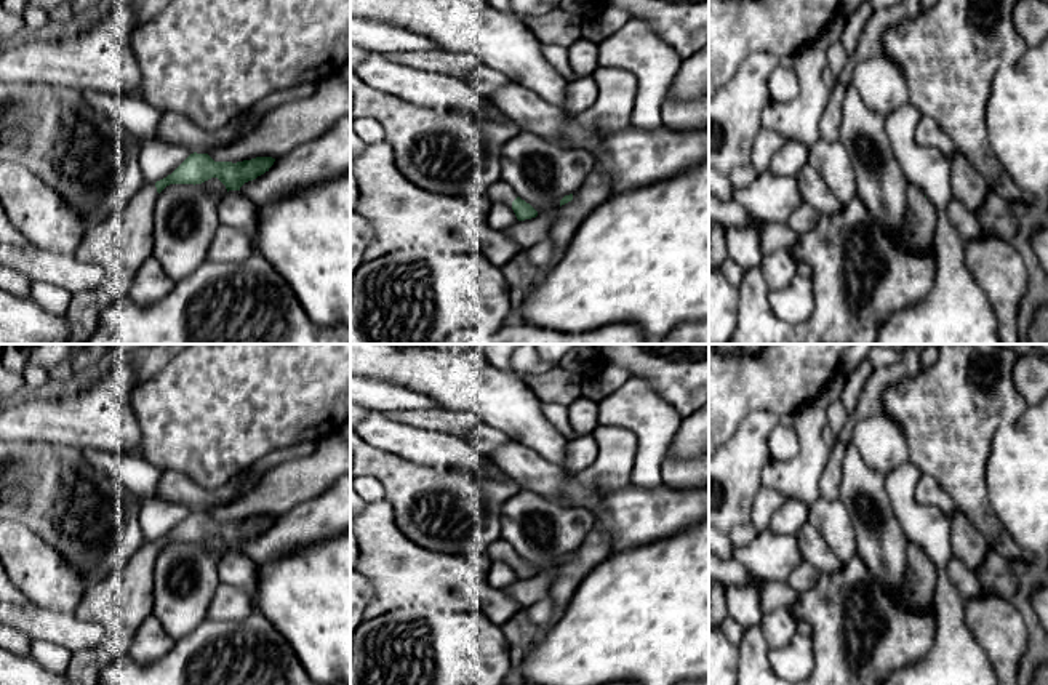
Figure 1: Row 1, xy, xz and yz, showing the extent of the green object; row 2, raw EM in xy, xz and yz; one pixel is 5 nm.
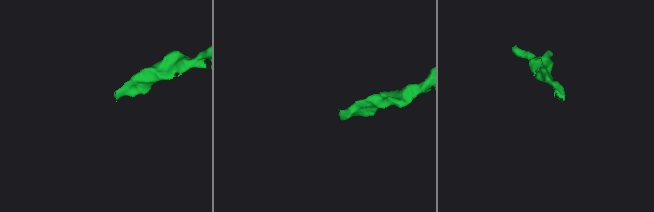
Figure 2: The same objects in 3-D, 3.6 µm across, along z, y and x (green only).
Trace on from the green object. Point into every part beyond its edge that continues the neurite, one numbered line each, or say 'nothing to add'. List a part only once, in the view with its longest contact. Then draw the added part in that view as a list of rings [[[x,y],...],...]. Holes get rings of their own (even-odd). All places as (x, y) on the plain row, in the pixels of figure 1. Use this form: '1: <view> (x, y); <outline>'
1: xz (501, 551); [[[499,538],[485,554],[491,562],[502,562],[512,567],[517,551],[502,538]]]

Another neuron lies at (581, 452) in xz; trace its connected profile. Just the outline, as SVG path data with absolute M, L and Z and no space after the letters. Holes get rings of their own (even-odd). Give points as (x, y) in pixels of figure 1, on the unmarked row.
M573 434L568 437L563 469L566 474L578 475L581 471L594 464L598 451L598 443L592 434Z

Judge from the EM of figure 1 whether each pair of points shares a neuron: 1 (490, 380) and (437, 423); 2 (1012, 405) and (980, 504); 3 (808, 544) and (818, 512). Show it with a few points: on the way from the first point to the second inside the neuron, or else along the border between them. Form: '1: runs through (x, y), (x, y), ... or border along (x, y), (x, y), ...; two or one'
1: border along (439, 405), (448, 410), (471, 410), (488, 424); two
2: runs through (986, 426), (973, 439), (973, 479); one
3: border along (808, 519), (836, 556); two

